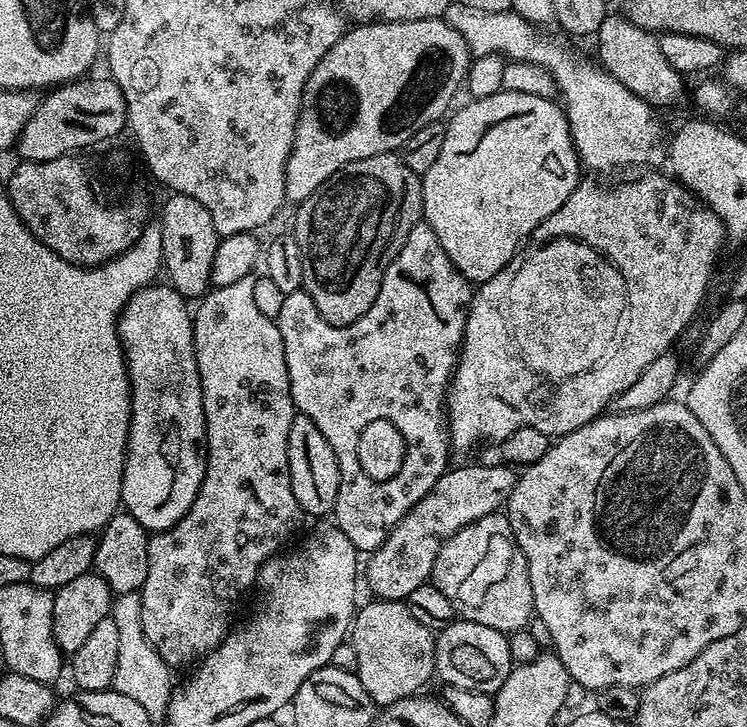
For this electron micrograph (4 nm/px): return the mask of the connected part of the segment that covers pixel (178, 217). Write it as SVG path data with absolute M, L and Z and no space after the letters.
M175 194L167 198L169 200L165 202L158 217L164 255L162 268L167 283L178 290L178 294L196 302L209 291L210 266L214 266L214 250L218 250L218 242L222 237L216 233L214 218L210 218L210 210L206 210L202 202L194 202L194 198Z

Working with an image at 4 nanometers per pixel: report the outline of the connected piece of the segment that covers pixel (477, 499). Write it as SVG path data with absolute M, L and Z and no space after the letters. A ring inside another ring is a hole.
M479 462L458 468L454 466L445 471L432 489L403 516L402 522L396 524L386 542L369 555L366 576L373 591L372 594L381 600L406 600L415 587L427 583L432 575L434 562L437 560L438 550L443 541L448 540L466 525L481 520L492 512L499 511L507 503L510 493L513 492L517 475L517 469L513 465L481 464Z

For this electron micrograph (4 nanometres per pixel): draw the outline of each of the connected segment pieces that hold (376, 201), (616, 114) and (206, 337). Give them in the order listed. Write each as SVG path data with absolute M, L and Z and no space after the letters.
M396 152L374 154L370 158L362 158L342 166L314 194L299 201L296 212L296 229L294 235L298 246L302 246L302 278L303 291L314 298L314 306L318 306L318 314L326 318L334 326L342 327L352 324L370 306L374 306L374 298L378 298L378 290L382 286L382 278L394 262L398 250L406 242L410 230L421 223L424 215L424 186L421 173L410 170L404 159Z
M453 2L442 18L454 26L462 38L466 38L466 46L473 57L497 55L507 57L509 61L521 60L524 64L537 64L552 75L560 91L563 110L568 116L576 153L587 171L588 168L592 172L612 172L615 168L656 170L659 164L665 163L666 132L664 136L664 128L655 116L657 113L653 105L626 90L626 86L605 72L603 67L576 60L575 54L566 45L559 44L552 36L543 36L537 25L531 24L514 10L490 14Z
M247 276L238 282L234 282L234 286L212 288L194 308L192 329L194 330L198 374L202 382L202 406L204 407L204 421L206 422L204 436L208 440L208 469L202 478L198 498L194 498L194 506L190 506L187 514L168 532L149 535L146 582L139 591L140 602L138 605L142 609L142 630L146 634L150 646L154 646L154 650L158 650L162 662L166 662L169 668L173 670L184 668L187 664L193 663L192 665L195 665L208 656L224 640L224 637L228 635L233 627L232 611L235 610L236 603L251 588L254 588L260 577L260 568L271 556L277 555L285 547L283 544L295 534L296 527L299 526L300 519L302 519L300 507L290 486L288 435L290 434L290 426L298 413L290 394L290 378L286 370L286 350L282 346L282 334L278 334L276 321L266 318L266 314L258 311L258 306L254 302L254 286L252 282L253 277Z

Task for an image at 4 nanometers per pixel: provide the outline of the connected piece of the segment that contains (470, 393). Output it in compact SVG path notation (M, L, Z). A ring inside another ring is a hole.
M640 174L637 180L628 180L625 184L616 184L613 188L603 188L600 184L581 182L546 218L546 222L534 229L531 236L524 241L518 255L506 265L494 278L483 281L473 291L472 303L468 305L468 317L464 327L464 340L460 344L460 359L448 382L446 397L446 419L448 422L448 439L451 447L460 452L468 452L476 443L504 440L514 430L533 428L542 430L550 438L565 436L567 432L586 426L601 415L611 405L616 396L629 390L641 377L646 366L664 352L673 347L675 340L688 328L688 323L696 316L704 295L708 292L708 283L712 280L712 271L716 268L716 259L726 245L724 224L703 200L688 191L679 180L671 175ZM612 264L620 264L620 272Z

